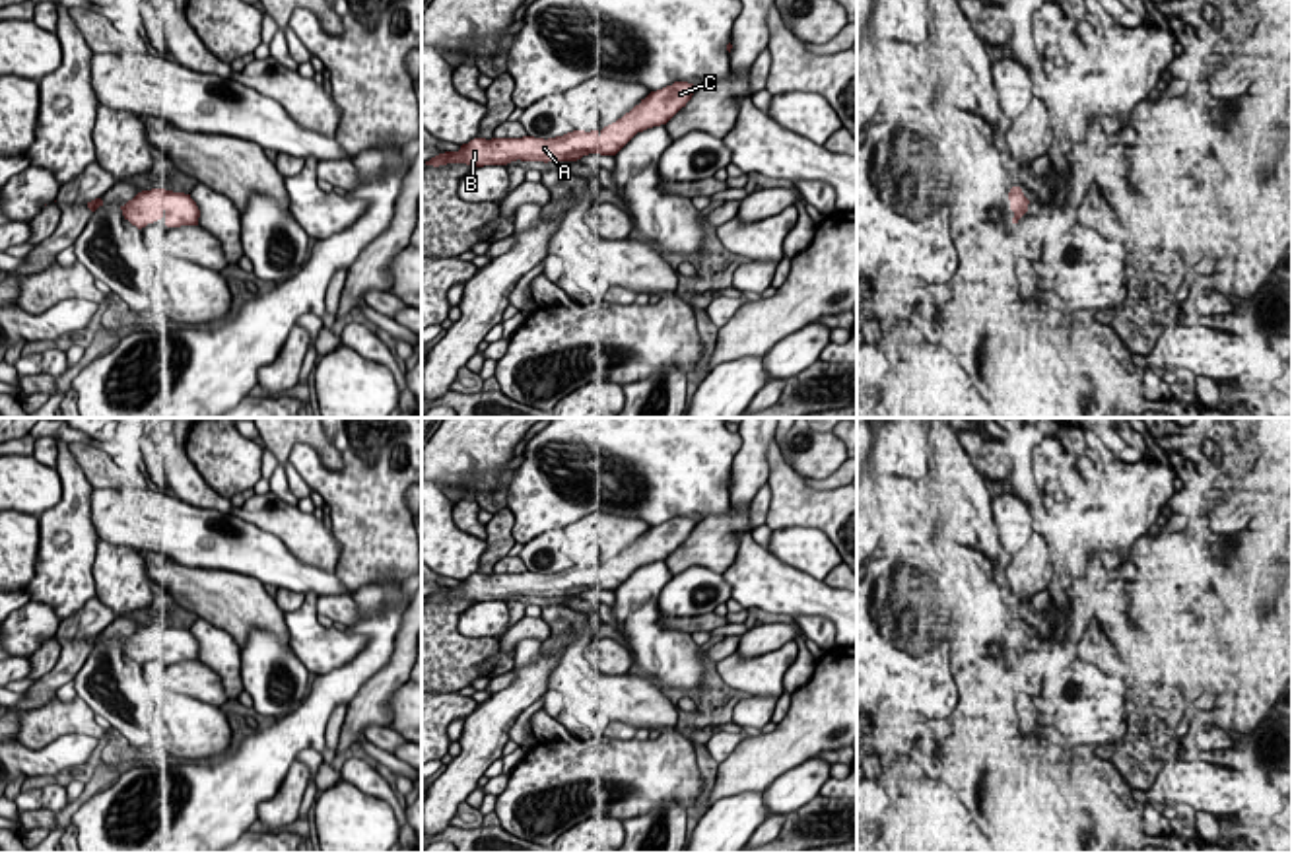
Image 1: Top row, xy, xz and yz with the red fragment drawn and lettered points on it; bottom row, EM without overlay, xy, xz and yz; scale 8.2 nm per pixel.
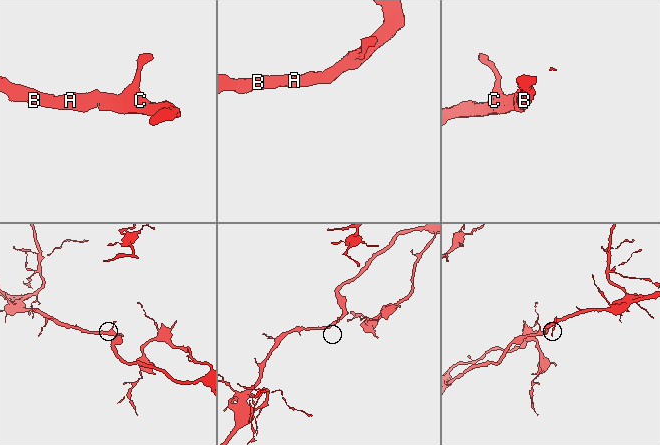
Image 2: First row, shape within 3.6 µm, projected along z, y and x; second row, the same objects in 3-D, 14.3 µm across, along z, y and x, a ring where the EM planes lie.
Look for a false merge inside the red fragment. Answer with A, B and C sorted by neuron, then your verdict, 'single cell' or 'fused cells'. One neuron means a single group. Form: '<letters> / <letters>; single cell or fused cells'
A B C; single cell

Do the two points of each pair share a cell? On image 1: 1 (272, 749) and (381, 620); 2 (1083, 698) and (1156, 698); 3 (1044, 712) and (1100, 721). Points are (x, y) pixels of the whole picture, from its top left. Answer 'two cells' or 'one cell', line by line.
1: one cell
2: two cells
3: two cells

